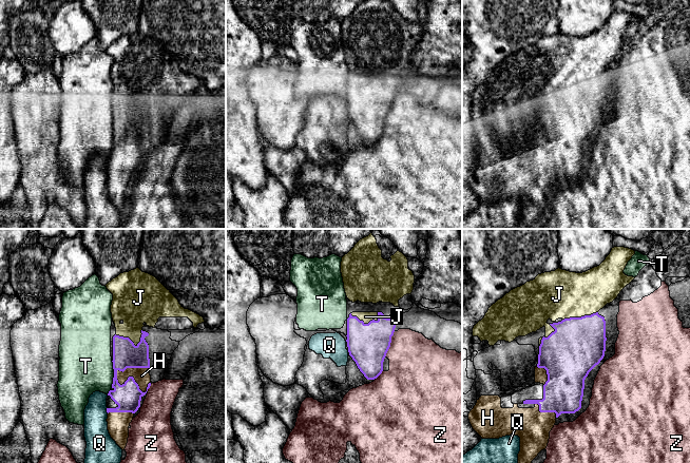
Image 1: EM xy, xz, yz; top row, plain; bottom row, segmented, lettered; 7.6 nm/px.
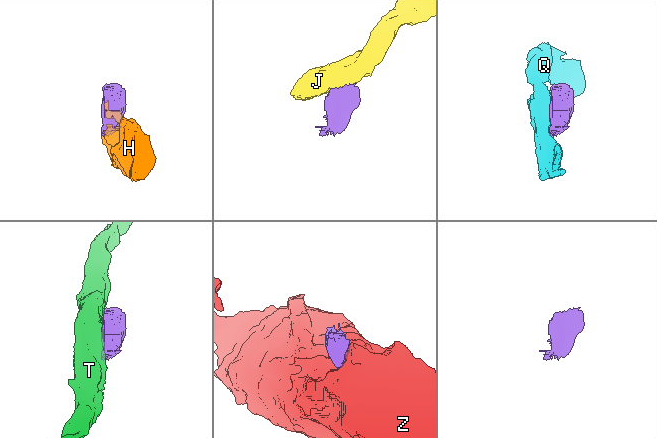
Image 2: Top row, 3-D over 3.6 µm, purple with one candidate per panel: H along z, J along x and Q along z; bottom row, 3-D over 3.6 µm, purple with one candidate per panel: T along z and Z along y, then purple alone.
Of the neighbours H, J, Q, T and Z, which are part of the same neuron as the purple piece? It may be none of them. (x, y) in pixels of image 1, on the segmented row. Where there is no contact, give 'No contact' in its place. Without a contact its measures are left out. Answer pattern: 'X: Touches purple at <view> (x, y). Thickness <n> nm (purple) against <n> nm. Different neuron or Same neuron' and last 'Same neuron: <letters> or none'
H: Touches purple at xy (128, 378). Thickness 200 nm (purple) against 130 nm. Same neuron
J: Touches purple at xy (131, 341). Thickness 200 nm (purple) against 260 nm. Same neuron
Q: Touches purple at xy (107, 410). Thickness 200 nm (purple) against 190 nm. Different neuron
T: Touches purple at xy (114, 374). Thickness 200 nm (purple) against 400 nm. Different neuron
Z: Touches purple at xz (389, 344). Thickness 300 nm (purple) against 420 nm. Different neuron
Same neuron: H, J

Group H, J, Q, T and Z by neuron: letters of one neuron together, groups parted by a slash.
H J / Q / T / Z

